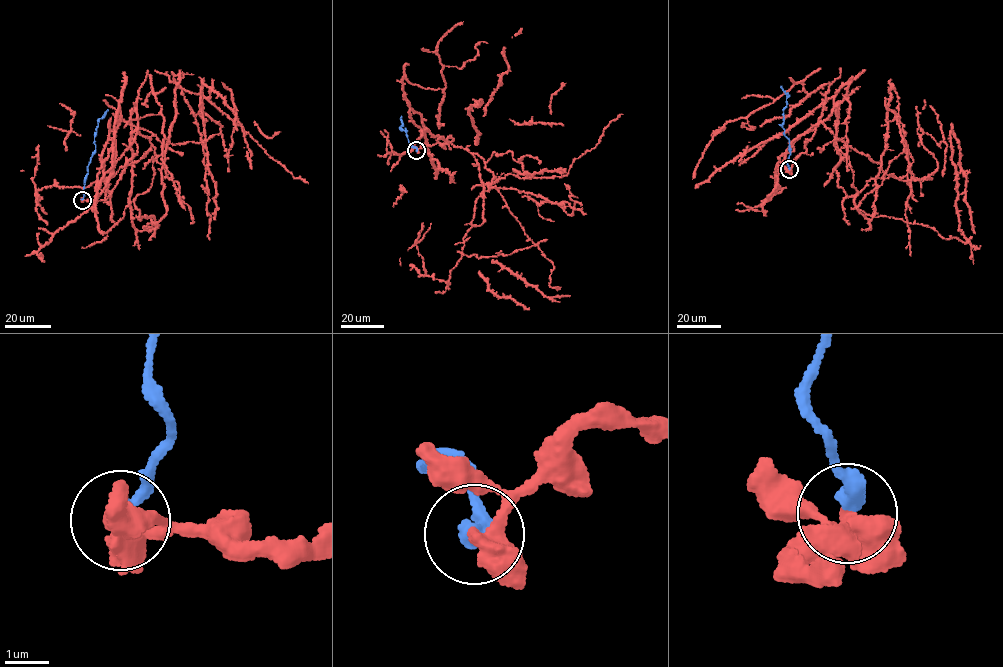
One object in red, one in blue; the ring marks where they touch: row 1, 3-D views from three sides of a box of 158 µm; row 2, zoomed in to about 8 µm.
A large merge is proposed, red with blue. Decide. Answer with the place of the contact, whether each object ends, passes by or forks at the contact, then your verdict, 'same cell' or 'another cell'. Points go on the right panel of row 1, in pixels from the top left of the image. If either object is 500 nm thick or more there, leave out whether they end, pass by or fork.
at (789, 169); red passes by; blue ends there; another cell

